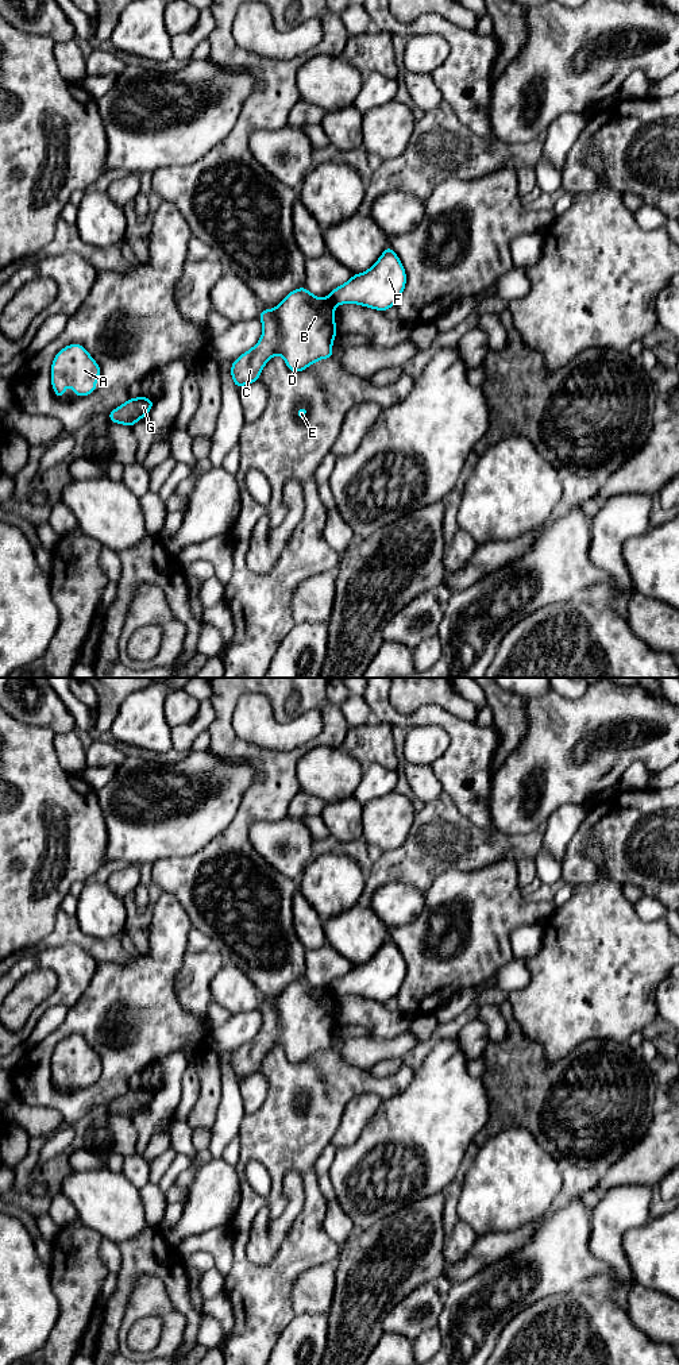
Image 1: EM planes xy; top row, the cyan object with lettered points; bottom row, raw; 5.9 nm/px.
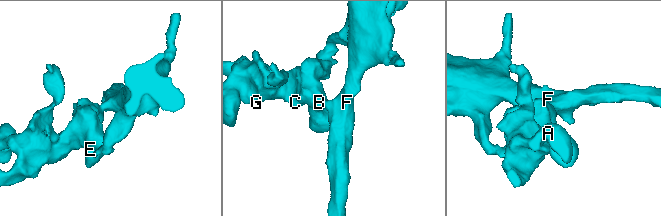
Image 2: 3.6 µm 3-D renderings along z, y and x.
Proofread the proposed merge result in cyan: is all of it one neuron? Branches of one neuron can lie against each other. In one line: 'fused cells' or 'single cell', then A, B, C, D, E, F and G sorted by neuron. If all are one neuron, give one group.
fused cells | A B C D E G / F

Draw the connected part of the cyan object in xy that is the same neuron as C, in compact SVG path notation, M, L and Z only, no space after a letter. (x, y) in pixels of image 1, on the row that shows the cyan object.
M301 286L288 293L274 309L262 309L258 317L263 325L259 342L231 365L238 390L258 382L262 369L277 354L292 373L333 358L332 342L337 331L335 305L328 297L319 298Z

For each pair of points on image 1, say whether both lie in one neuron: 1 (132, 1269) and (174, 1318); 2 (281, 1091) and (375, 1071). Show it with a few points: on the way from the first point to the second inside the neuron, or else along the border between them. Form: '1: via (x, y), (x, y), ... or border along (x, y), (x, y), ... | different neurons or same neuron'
1: border along (161, 1281), (142, 1275), (132, 1288), (127, 1307) | different neurons
2: border along (401, 1064), (388, 1076), (373, 1076), (367, 1071) | different neurons

